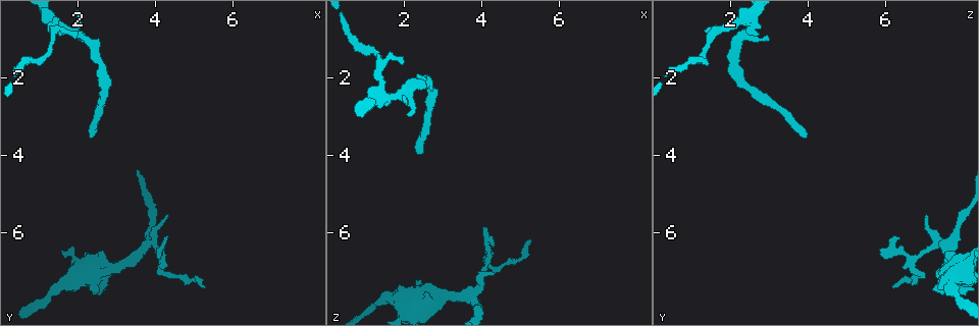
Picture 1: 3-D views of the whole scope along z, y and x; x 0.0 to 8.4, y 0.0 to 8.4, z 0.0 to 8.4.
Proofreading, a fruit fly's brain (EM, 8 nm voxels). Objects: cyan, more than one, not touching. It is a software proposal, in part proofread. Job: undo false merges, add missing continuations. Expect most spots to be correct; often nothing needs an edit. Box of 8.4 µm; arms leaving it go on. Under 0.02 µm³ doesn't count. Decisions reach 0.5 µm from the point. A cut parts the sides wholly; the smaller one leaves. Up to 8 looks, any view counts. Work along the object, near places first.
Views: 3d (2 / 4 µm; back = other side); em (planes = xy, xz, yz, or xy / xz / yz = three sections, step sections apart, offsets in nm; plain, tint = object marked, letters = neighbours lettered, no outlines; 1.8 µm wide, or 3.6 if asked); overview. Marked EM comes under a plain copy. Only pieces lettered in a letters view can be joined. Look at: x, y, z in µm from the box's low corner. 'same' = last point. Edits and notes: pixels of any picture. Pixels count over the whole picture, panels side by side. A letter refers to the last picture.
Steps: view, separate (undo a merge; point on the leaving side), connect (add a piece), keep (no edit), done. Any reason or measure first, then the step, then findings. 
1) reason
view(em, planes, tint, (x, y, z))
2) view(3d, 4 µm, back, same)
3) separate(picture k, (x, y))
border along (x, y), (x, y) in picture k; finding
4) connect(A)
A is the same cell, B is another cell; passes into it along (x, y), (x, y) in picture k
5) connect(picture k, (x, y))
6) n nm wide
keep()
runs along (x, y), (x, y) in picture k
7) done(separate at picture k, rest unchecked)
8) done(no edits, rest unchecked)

free end
view(3d, 2 µm, (4.40, 5.55, 7.00))

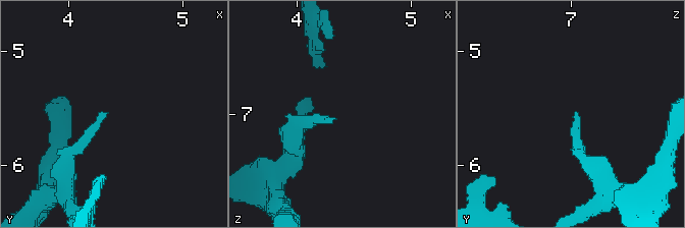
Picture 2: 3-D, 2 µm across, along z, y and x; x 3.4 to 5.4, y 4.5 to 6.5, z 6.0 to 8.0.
now the EM
view(em, planes, letters, (4.34, 5.56, 7.04))

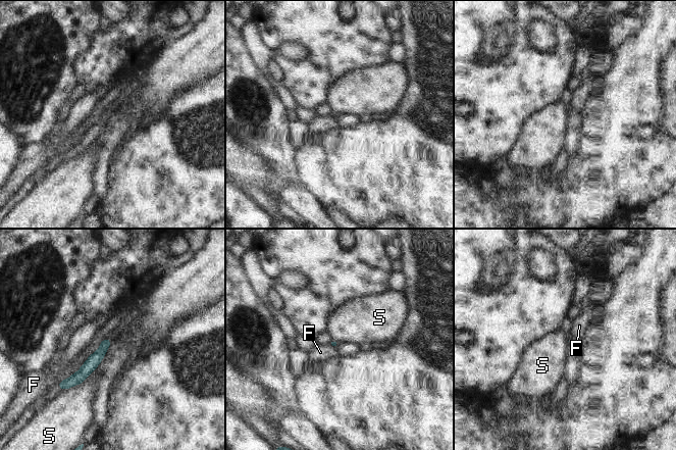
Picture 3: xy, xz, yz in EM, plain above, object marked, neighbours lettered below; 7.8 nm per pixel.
keep()
F and S are other cells; border along (94, 370), (81, 383), (61, 390) in picture 3; none of them fits

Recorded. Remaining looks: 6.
an open end
view(3d, 2 µm, (2.15, 0.95, 2.95))

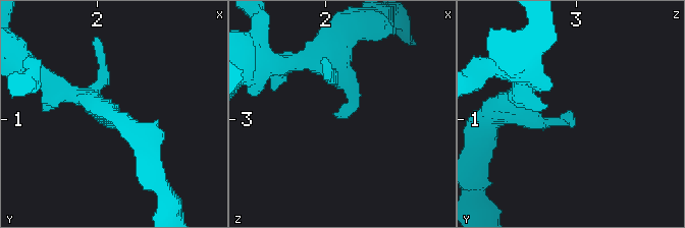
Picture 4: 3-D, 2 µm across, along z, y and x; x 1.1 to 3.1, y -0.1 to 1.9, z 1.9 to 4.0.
shape alone is not enough
view(em, 3.6 µm, planes, letters, (2.08, 0.98, 2.96))

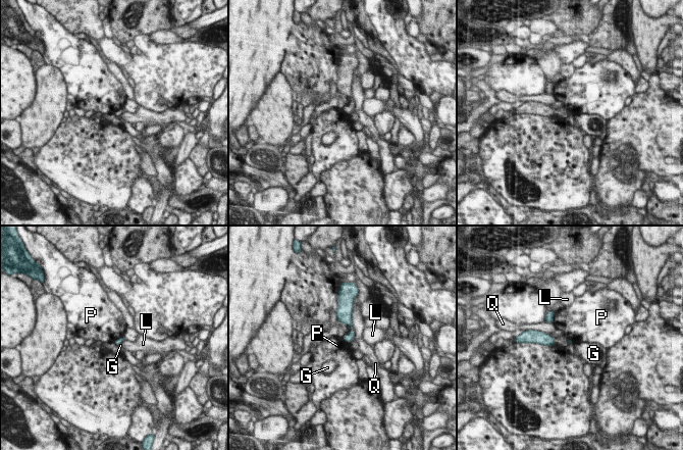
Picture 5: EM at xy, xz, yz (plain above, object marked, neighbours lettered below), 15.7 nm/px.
keep()
G, L, P and Q are other cells; border along (122, 336), (113, 341) in picture 5; no lettered piece goes on from it

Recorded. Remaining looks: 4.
free end
view(3d, 4 µm, (2.30, 3.50, 3.95))

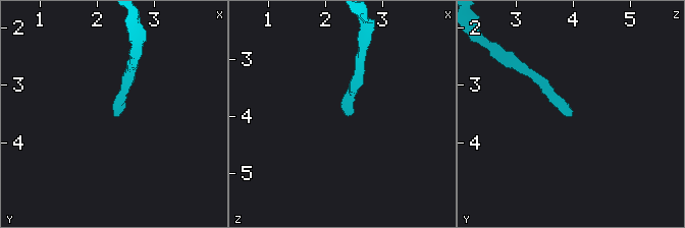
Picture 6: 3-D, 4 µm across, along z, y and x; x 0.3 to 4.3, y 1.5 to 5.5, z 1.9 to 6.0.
view(em, planes, letters, (2.30, 3.55, 3.95))

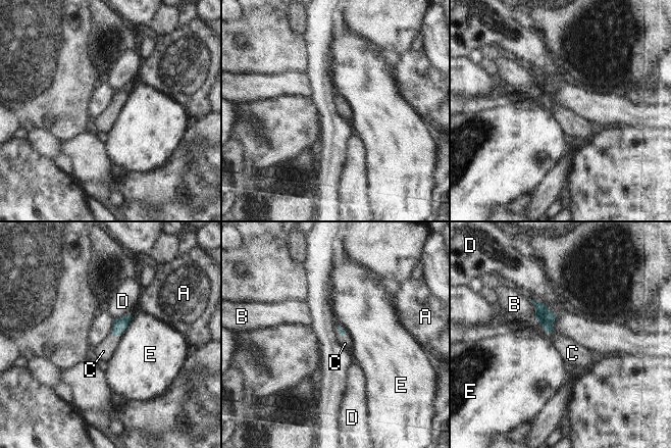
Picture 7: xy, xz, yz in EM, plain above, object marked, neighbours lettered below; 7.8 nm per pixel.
connect(C)
C is the same cell, A, B, D and E are other cells; passes into it along (342, 332), (339, 333), (345, 343) in picture 7; it goes on there

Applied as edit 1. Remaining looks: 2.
done(connect at picture 7, rest unchecked)

